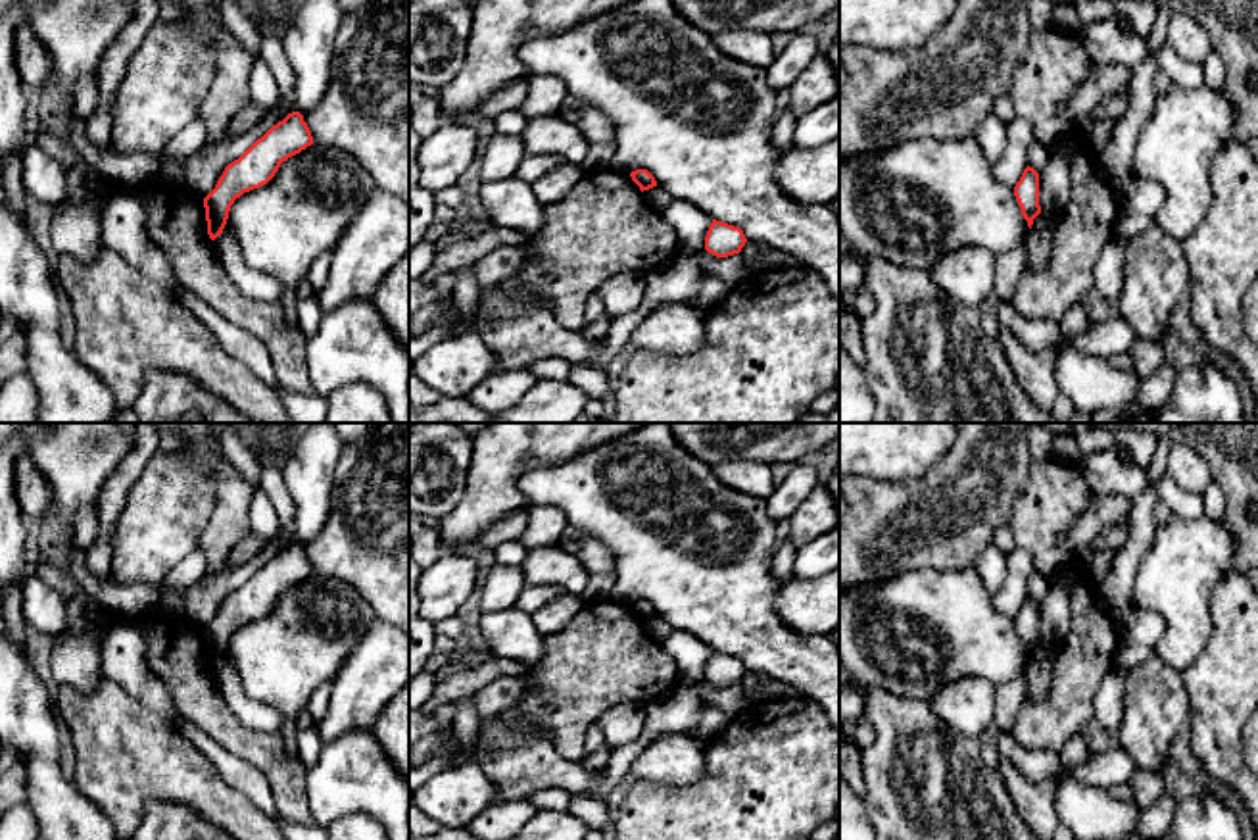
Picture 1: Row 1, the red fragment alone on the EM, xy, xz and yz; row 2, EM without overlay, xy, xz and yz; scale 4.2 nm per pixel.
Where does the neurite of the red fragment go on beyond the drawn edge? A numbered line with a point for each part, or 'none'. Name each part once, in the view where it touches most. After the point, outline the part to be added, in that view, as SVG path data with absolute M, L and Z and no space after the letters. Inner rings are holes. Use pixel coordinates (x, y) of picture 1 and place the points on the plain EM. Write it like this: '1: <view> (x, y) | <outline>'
none

